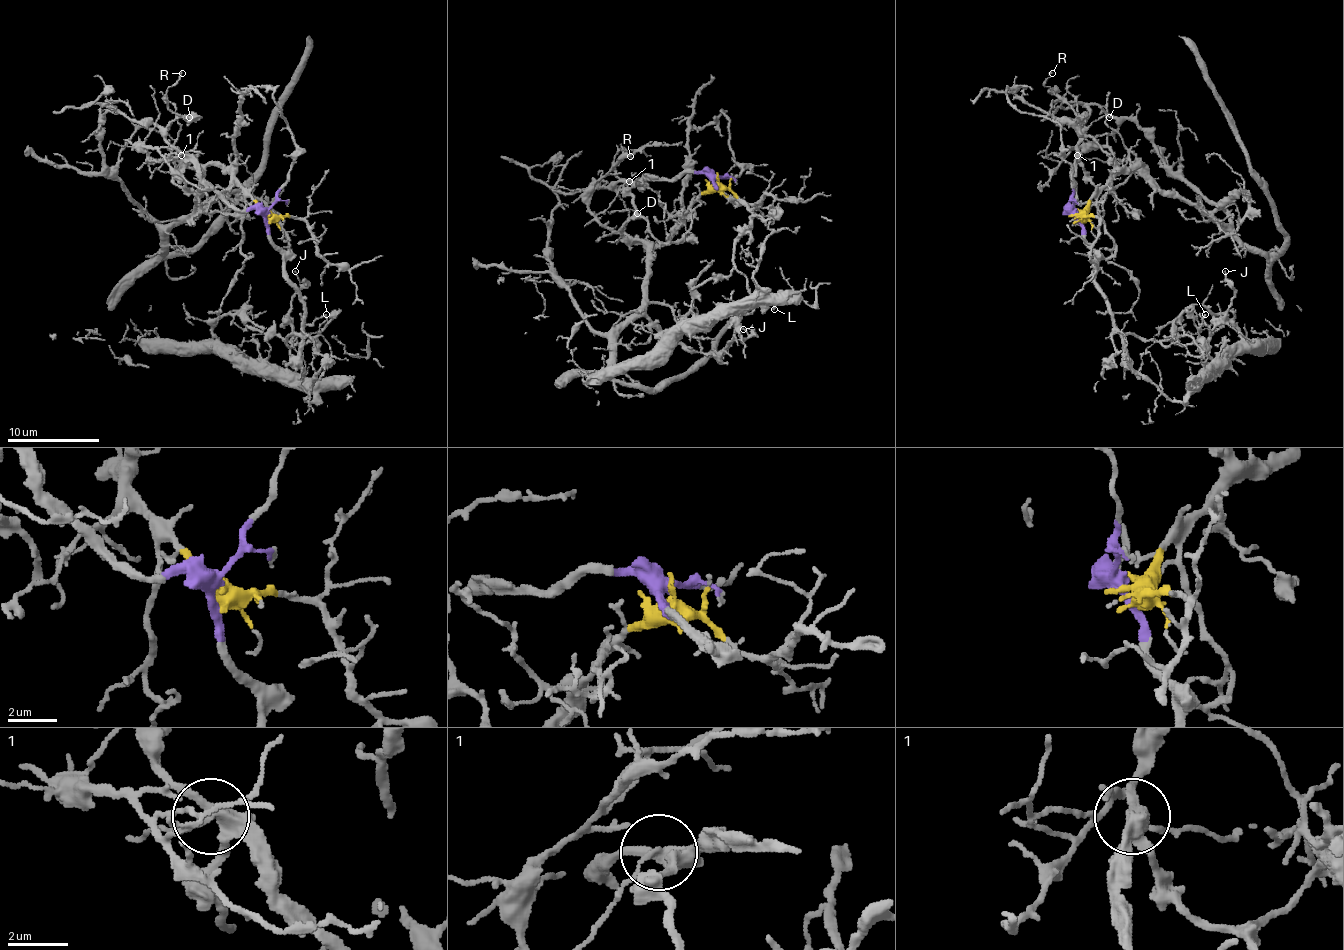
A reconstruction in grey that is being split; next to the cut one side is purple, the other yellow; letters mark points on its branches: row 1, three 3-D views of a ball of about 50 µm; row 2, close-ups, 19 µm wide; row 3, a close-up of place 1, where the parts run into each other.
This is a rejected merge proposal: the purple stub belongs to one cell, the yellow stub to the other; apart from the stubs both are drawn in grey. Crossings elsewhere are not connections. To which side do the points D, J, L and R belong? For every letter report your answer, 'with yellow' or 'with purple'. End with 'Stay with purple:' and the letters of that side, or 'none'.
D: with purple
J: with purple
L: with purple
R: with purple
Stay with purple: D, J, L, R

